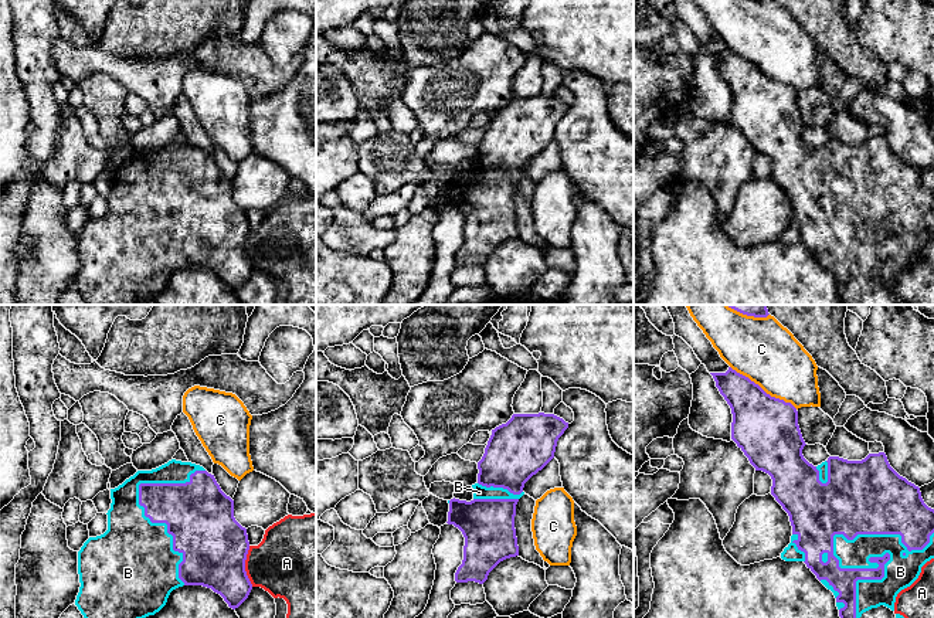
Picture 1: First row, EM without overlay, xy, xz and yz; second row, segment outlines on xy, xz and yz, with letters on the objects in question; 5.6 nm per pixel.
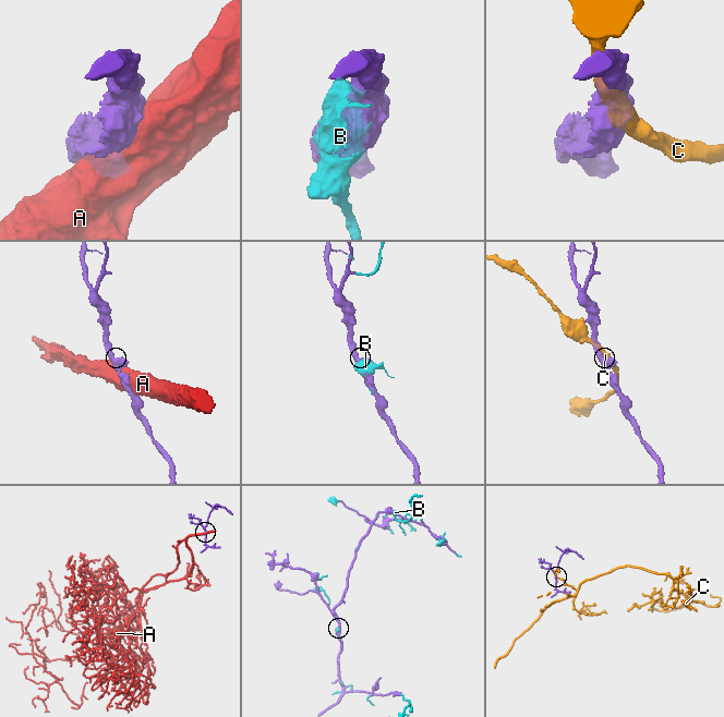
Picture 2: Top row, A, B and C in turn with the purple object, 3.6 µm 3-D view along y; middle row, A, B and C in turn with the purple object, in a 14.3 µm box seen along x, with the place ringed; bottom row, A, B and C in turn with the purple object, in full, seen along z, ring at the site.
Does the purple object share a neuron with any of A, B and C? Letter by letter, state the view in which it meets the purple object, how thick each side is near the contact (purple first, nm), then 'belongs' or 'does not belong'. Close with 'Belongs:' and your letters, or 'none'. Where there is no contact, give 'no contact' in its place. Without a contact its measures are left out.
A: meets purple in xy; 380 nm thick on the purple side, 400 nm on the other; does not belong
B: meets purple in yz; 190 nm thick on the purple side, 160 nm on the other; belongs
C: meets purple in yz; 360 nm thick on the purple side, 360 nm on the other; does not belong
Belongs: B

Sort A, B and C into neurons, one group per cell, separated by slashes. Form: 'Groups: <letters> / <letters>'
Groups: A / B / C

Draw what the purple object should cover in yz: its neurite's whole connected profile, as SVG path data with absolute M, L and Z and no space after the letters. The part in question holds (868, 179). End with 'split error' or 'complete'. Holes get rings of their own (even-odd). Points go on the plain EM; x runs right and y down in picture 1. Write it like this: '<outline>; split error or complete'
M731 50L726 55L710 57L731 91L731 122L755 153L771 159L771 177L789 198L792 218L781 241L806 247L833 275L842 305L859 305L863 295L880 288L894 293L897 276L910 269L918 261L921 249L934 241L934 191L924 186L920 170L900 159L890 149L884 135L869 136L862 143L829 139L821 147L814 149L802 137L806 126L798 108L798 94L791 85L771 79Z; split error

